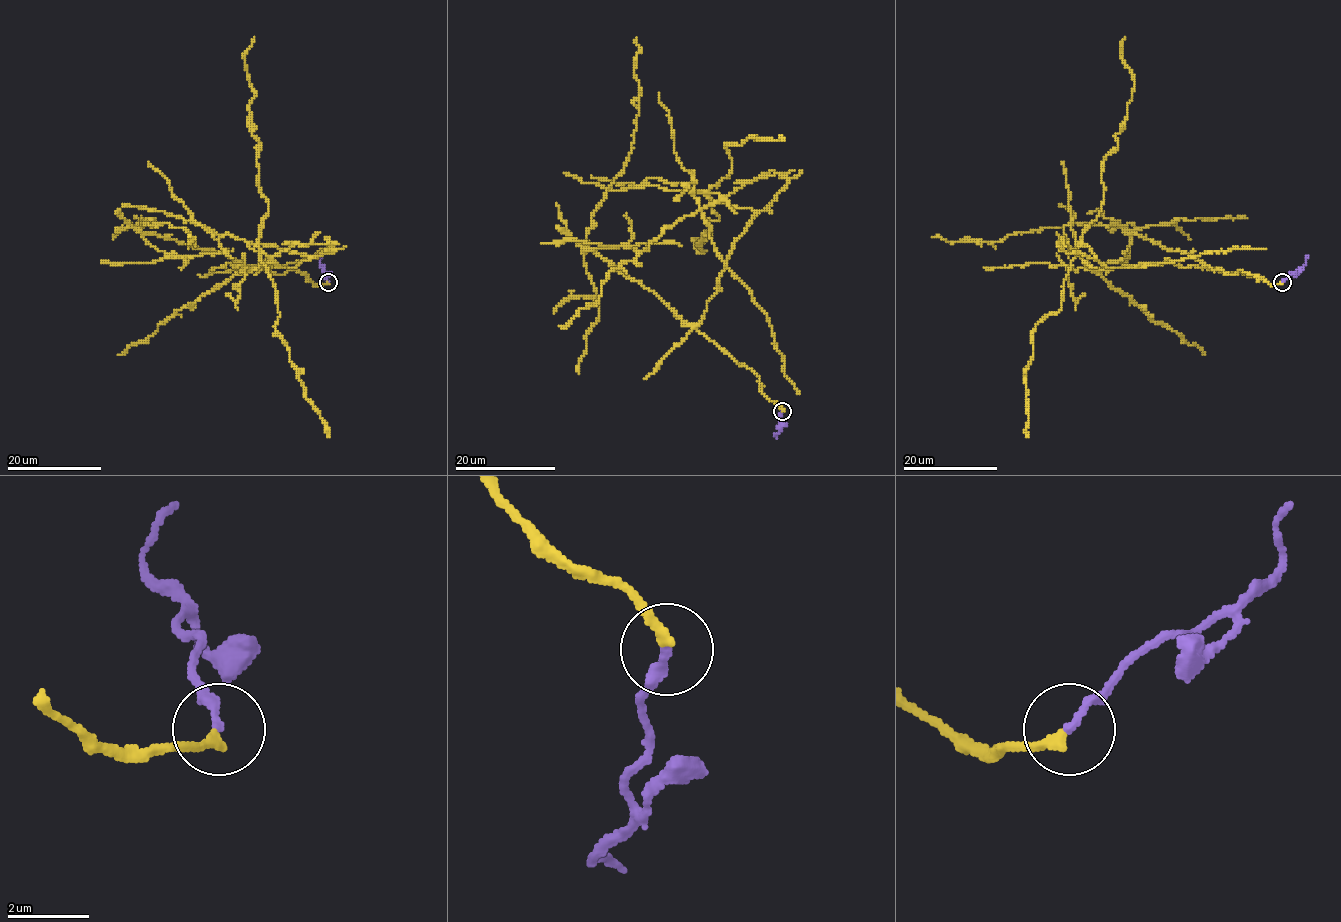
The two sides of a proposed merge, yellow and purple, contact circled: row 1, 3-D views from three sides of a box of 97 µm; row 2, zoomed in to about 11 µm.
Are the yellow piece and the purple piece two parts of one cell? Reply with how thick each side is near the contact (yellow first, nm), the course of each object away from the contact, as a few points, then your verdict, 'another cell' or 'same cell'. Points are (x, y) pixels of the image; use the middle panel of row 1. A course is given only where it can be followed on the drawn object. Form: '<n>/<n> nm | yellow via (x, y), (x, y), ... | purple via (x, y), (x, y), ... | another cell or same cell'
240/200 nm | yellow via (782, 410), (694, 327), (727, 267), (703, 217), (716, 192), (702, 252), (693, 240), (703, 243) | purple via (782, 410), (778, 432), (773, 437), (777, 438) | another cell

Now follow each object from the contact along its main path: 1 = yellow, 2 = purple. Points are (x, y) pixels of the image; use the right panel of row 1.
1: (1282, 282), (1171, 261), (1091, 269), (1077, 254), (1100, 210), (1103, 160), (1117, 145), (1131, 100), (1125, 37)
2: (1282, 282), (1302, 268), (1307, 256)

